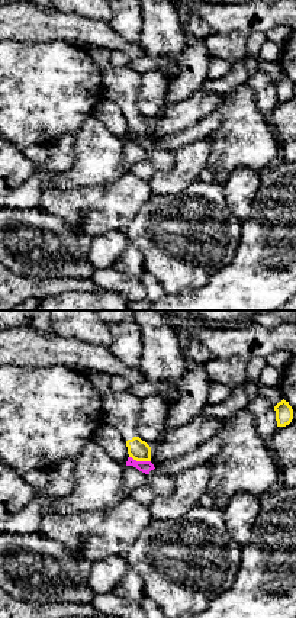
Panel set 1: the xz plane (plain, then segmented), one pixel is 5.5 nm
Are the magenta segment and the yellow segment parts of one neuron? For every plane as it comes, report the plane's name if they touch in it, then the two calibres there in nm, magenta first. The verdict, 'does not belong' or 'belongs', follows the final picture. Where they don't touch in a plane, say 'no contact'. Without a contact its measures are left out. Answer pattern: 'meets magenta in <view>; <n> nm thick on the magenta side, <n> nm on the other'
meets magenta in xz; 70 nm thick on the magenta side, 110 nm on the other

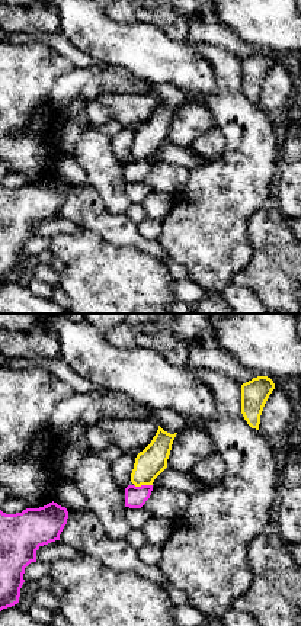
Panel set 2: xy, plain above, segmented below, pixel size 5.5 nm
meets magenta in xy; 120 nm thick on the magenta side, 160 nm on the other

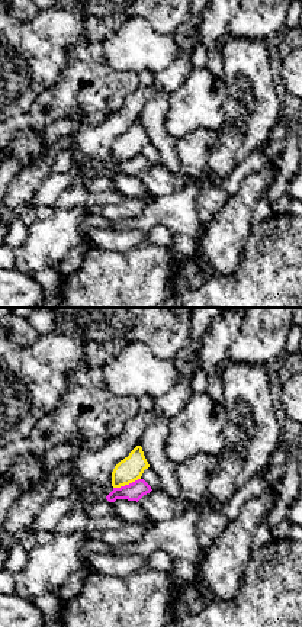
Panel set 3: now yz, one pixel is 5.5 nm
meets magenta in yz; 100 nm thick on the magenta side, 140 nm on the other

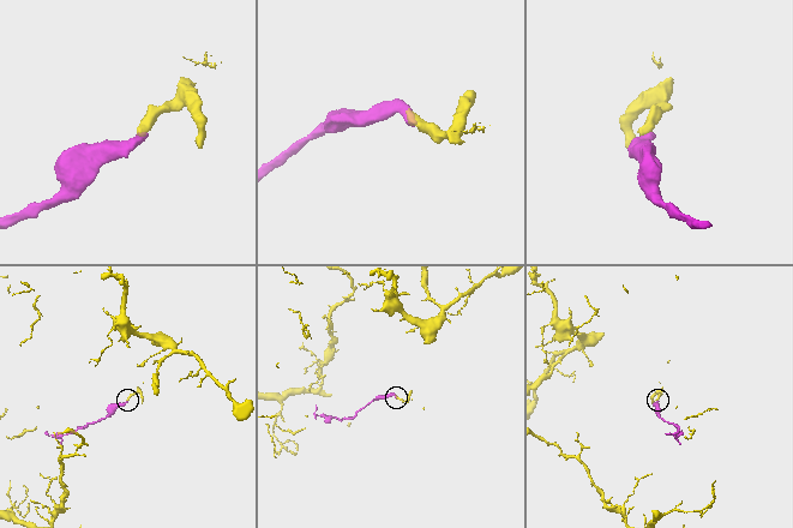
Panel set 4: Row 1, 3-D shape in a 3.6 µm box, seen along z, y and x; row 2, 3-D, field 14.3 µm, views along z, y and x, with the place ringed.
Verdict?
does not belong

